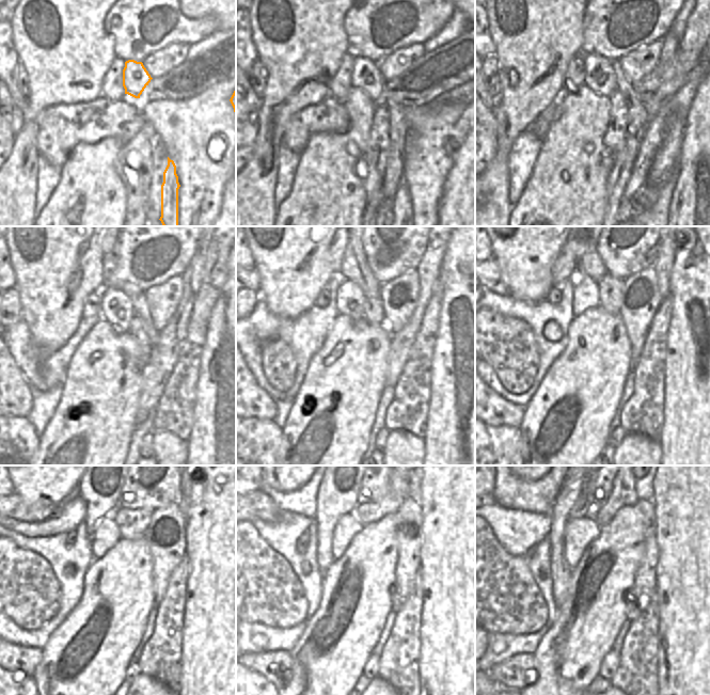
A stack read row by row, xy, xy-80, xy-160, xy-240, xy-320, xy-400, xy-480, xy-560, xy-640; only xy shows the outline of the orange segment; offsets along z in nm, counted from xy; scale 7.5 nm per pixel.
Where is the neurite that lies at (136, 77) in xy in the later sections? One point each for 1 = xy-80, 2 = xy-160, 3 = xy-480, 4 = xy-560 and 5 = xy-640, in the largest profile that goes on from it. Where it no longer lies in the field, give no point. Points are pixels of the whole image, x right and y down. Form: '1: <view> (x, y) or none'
1: xy-80 (366, 76)
2: xy-160 (600, 77)
3: xy-480 (107, 534)
4: xy-560 (347, 526)
5: xy-640 (579, 533)

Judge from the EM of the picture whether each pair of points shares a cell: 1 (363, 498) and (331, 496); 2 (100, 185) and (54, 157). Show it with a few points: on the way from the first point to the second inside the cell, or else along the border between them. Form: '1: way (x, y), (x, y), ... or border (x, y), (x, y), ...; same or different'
1: border (363, 476), (358, 492), (358, 504); different
2: border (79, 142), (60, 168); different

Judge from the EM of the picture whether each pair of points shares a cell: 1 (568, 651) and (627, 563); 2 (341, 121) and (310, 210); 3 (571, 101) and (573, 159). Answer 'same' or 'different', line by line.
1: same
2: different
3: same

